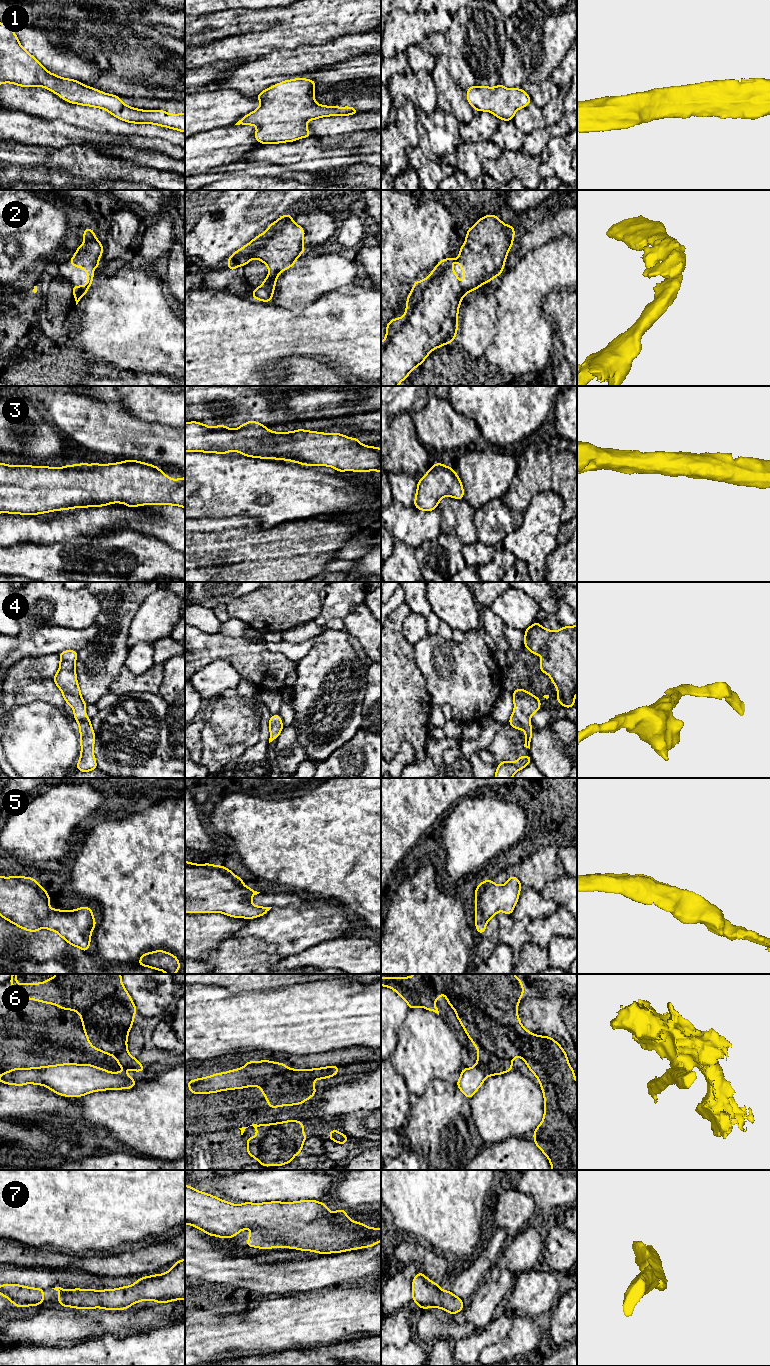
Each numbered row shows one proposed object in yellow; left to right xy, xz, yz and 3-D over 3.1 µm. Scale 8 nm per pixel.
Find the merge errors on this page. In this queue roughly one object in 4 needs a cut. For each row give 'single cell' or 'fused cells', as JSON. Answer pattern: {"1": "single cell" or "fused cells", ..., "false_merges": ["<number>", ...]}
{"1": "single cell", "2": "single cell", "3": "single cell", "4": "single cell", "5": "single cell", "6": "fused cells", "7": "single cell", "false_merges": ["6"]}

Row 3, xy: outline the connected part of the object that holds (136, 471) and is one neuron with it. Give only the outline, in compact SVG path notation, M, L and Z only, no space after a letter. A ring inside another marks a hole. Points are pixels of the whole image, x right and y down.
M136 460L104 466L95 461L91 465L81 463L62 468L0 463L0 513L37 515L110 503L124 503L127 507L159 504L185 508L185 477L170 479L159 467Z

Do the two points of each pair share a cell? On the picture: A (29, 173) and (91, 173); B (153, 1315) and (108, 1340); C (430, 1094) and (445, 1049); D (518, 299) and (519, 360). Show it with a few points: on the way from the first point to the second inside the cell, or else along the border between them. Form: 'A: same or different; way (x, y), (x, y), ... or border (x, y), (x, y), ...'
A: different; border (39, 165), (59, 168), (63, 171)
B: different; border (139, 1331), (123, 1336), (104, 1334), (93, 1340)
C: different; border (430, 1081), (419, 1096)
D: same; way (519, 314), (519, 345)

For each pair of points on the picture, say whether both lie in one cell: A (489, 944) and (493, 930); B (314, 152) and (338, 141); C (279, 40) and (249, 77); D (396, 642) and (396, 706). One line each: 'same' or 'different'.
A: same
B: different
C: different
D: same

